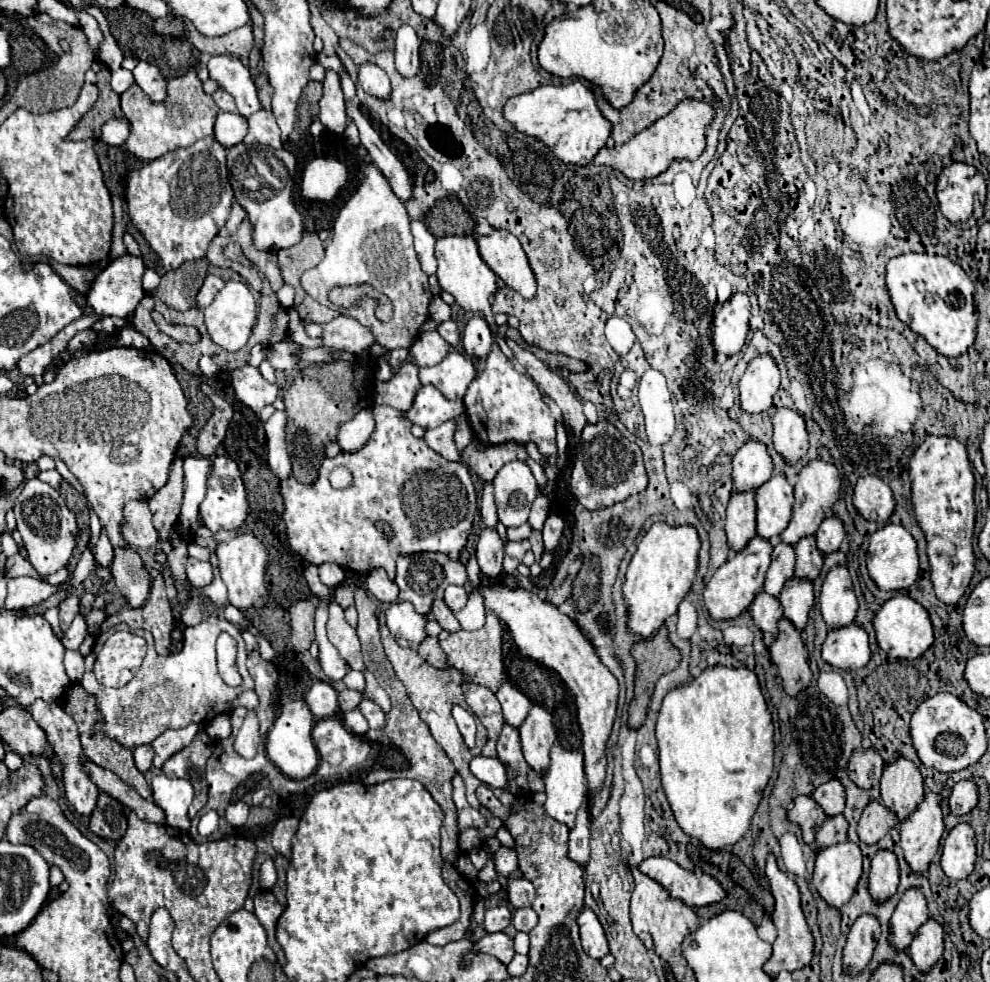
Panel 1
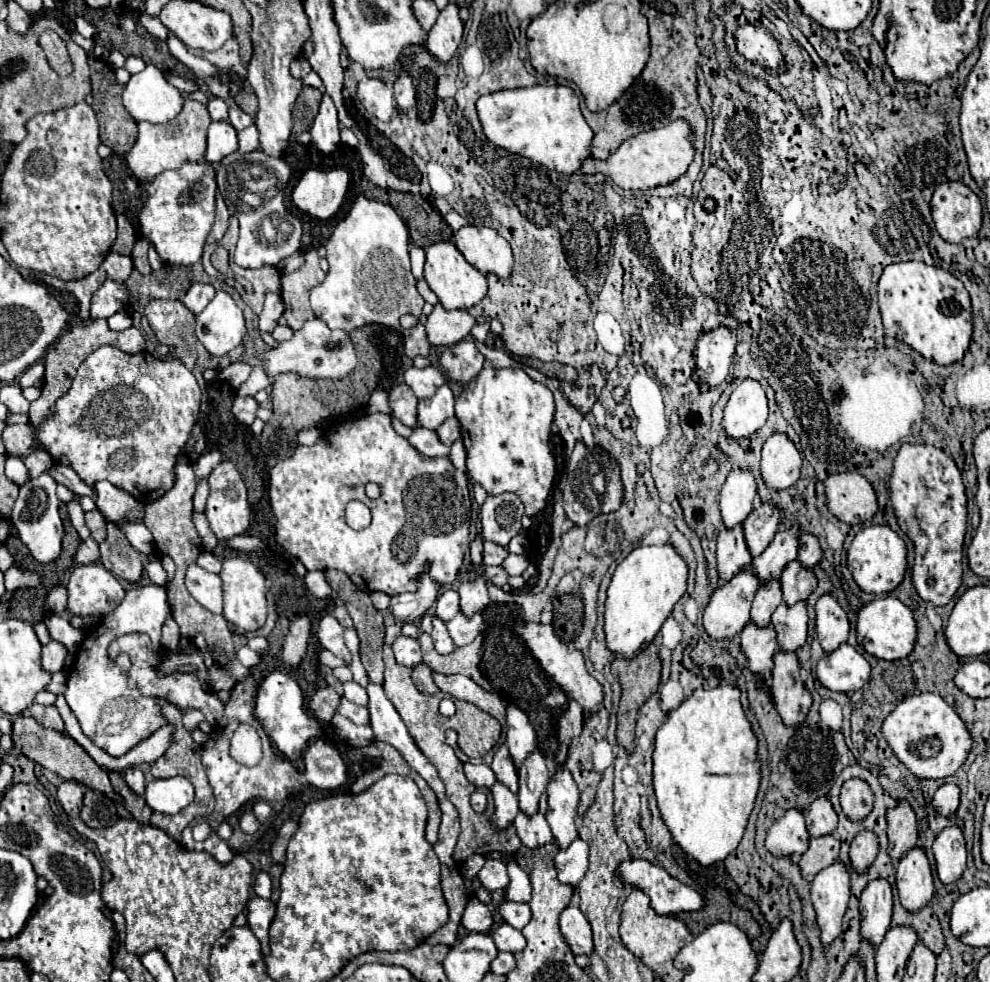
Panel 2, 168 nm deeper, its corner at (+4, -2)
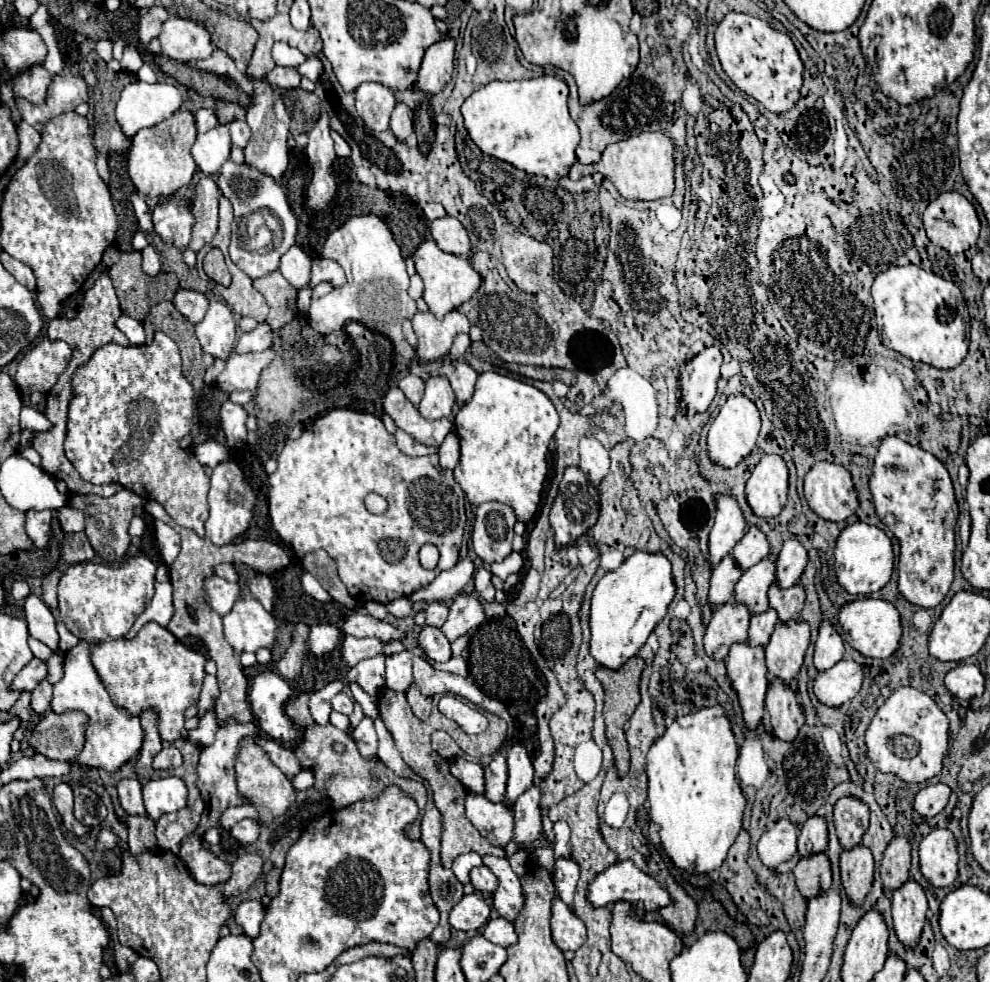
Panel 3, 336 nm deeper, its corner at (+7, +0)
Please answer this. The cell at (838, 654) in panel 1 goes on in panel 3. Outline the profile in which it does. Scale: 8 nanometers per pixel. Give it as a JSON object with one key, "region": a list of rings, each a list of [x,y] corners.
{"region":[[[852,659],[838,661],[832,669],[820,671],[814,681],[814,695],[820,703],[840,707],[860,691],[864,681],[862,667]]]}

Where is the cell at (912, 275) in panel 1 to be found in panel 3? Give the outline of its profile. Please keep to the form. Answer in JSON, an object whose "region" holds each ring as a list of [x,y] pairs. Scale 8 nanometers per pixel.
{"region":[[[918,265],[888,267],[886,271],[876,275],[872,285],[872,299],[876,311],[876,327],[886,347],[910,357],[914,363],[920,361],[938,369],[952,369],[960,365],[962,359],[966,357],[968,341],[970,341],[970,315],[968,315],[966,299],[956,283],[942,279],[932,271],[924,271]]]}

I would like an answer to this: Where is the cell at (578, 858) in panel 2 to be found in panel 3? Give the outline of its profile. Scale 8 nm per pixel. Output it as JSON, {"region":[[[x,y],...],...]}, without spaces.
{"region":[[[558,857],[554,865],[554,885],[558,891],[558,897],[566,903],[572,905],[574,899],[574,889],[578,883],[580,875],[580,865],[572,857]]]}

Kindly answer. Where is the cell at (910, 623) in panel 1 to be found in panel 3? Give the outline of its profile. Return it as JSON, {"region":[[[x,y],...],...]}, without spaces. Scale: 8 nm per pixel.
{"region":[[[856,599],[852,603],[846,603],[840,613],[838,621],[842,629],[848,633],[850,645],[860,651],[864,657],[890,657],[896,653],[900,647],[900,637],[902,637],[902,623],[900,623],[900,613],[890,601],[882,599]]]}

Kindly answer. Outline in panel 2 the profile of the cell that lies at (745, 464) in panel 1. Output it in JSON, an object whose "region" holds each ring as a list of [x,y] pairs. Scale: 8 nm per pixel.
{"region":[[[735,469],[721,489],[721,517],[727,529],[741,525],[753,511],[753,499],[757,495],[755,479],[745,469]]]}

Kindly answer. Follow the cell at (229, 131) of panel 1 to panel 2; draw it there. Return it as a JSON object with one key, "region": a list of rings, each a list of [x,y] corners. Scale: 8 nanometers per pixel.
{"region":[[[213,121],[207,129],[205,161],[217,165],[223,157],[237,151],[237,131],[227,121]]]}

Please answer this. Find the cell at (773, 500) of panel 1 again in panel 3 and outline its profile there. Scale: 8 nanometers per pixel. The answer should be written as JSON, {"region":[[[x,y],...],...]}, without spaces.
{"region":[[[750,525],[746,535],[732,549],[732,555],[742,569],[748,569],[756,565],[768,551],[770,551],[770,543],[766,535],[756,525]]]}

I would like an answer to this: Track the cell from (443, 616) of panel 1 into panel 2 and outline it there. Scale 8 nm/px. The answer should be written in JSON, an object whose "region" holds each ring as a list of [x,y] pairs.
{"region":[[[433,617],[433,633],[431,633],[431,639],[433,639],[433,645],[435,645],[435,651],[437,653],[441,653],[441,655],[453,653],[453,649],[455,649],[453,639],[449,637],[445,623],[439,617]]]}

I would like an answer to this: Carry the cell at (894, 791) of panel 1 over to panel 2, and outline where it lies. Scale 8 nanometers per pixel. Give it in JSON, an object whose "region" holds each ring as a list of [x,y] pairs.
{"region":[[[901,801],[895,809],[887,811],[889,847],[887,853],[893,863],[901,861],[917,845],[917,819],[913,809]]]}

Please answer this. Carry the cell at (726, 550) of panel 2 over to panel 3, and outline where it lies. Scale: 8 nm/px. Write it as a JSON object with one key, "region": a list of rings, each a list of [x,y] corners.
{"region":[[[732,555],[724,557],[724,561],[720,561],[720,565],[714,567],[712,579],[710,579],[710,595],[708,595],[712,607],[734,601],[732,595],[740,575],[742,575],[742,569],[740,565],[736,565]]]}

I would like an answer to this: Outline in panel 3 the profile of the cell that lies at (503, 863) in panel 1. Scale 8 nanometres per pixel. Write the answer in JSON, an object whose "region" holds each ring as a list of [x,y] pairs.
{"region":[[[480,865],[480,867],[474,867],[472,873],[472,885],[476,891],[486,891],[486,893],[494,893],[496,887],[498,887],[498,877],[486,867],[486,865]]]}

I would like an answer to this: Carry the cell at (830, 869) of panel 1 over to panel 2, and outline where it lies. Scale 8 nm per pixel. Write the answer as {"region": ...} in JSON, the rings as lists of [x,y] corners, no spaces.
{"region":[[[841,863],[819,871],[811,883],[811,901],[821,929],[821,943],[827,951],[841,931],[841,919],[849,903],[849,873]]]}

